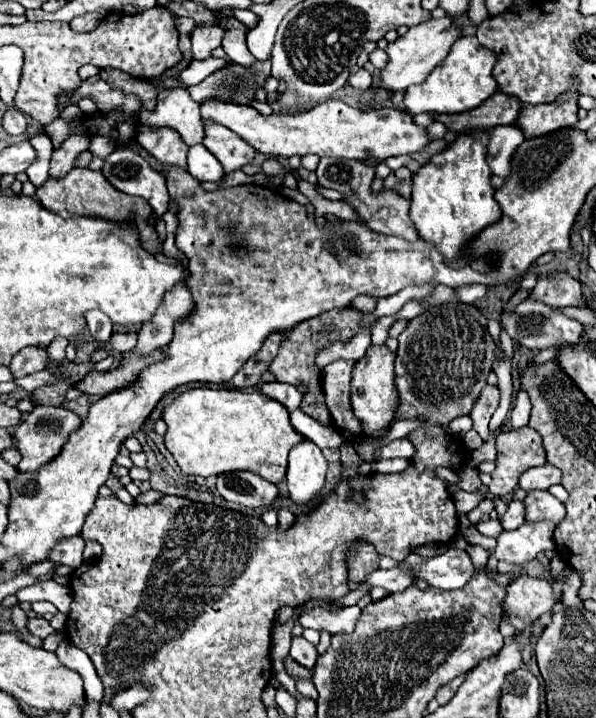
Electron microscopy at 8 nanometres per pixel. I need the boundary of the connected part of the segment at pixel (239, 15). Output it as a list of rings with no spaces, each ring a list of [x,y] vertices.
[[[231,9],[231,15],[235,17],[235,19],[239,19],[243,25],[251,25],[251,27],[255,27],[257,25],[257,15],[255,13],[251,13],[251,11],[247,11],[247,9]]]

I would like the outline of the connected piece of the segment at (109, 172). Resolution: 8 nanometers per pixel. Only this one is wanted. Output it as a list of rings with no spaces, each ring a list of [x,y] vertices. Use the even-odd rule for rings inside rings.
[[[113,149],[111,155],[105,157],[105,165],[101,169],[101,173],[105,175],[105,179],[121,193],[127,193],[127,195],[135,195],[135,197],[143,197],[155,211],[157,219],[155,229],[159,235],[161,243],[166,239],[166,226],[163,220],[163,213],[169,209],[169,193],[167,193],[167,185],[165,185],[165,179],[161,173],[153,171],[149,167],[149,163],[137,155],[135,151],[131,149]]]

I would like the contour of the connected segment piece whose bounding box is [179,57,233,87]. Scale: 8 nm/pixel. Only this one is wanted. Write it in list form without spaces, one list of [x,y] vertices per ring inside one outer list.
[[[223,57],[223,59],[203,59],[203,61],[191,61],[191,65],[181,71],[179,79],[183,85],[191,87],[191,85],[197,85],[201,83],[205,77],[209,77],[213,71],[219,71],[221,67],[229,67],[229,63],[233,63],[229,57]]]

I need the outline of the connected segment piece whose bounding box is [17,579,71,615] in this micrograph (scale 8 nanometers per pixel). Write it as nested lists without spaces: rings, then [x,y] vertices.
[[[53,579],[49,581],[39,581],[31,587],[25,587],[17,593],[19,601],[29,601],[29,603],[35,603],[35,601],[51,601],[61,613],[69,613],[69,605],[71,605],[71,591],[69,587],[63,587],[59,583],[55,583]]]

